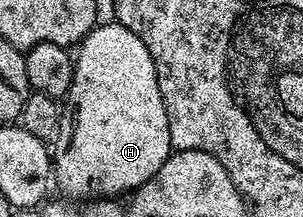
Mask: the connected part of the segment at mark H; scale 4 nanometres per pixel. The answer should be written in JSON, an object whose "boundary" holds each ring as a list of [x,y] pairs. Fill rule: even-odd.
{"boundary":[[[116,23],[98,24],[79,43],[73,63],[71,87],[63,98],[57,135],[51,145],[51,173],[55,178],[56,188],[58,185],[65,192],[62,194],[69,199],[111,199],[116,195],[121,195],[117,193],[126,192],[125,194],[128,194],[130,191],[138,189],[143,183],[147,183],[147,179],[151,179],[151,175],[155,175],[159,171],[159,167],[163,167],[163,163],[172,152],[174,152],[174,147],[171,143],[171,131],[167,123],[167,107],[163,103],[163,95],[159,91],[159,83],[155,75],[155,63],[147,51],[143,39],[138,33],[122,25]]]}

